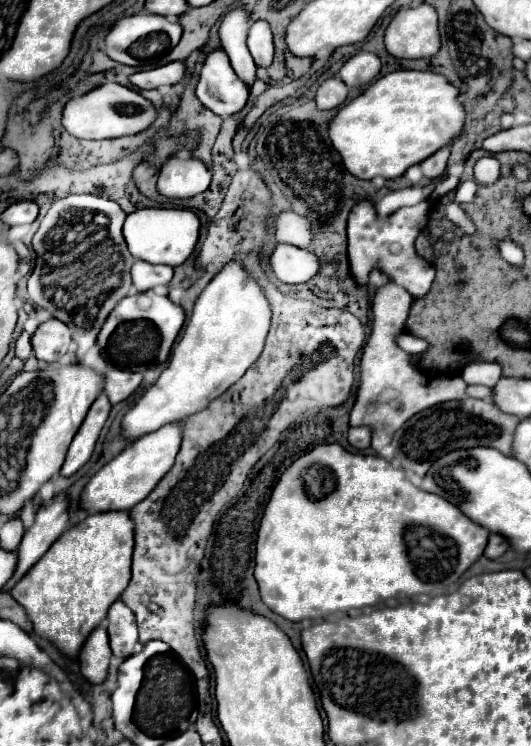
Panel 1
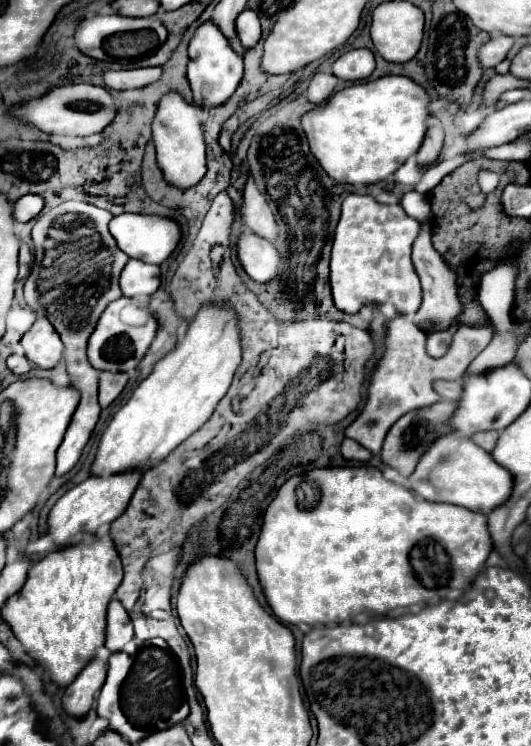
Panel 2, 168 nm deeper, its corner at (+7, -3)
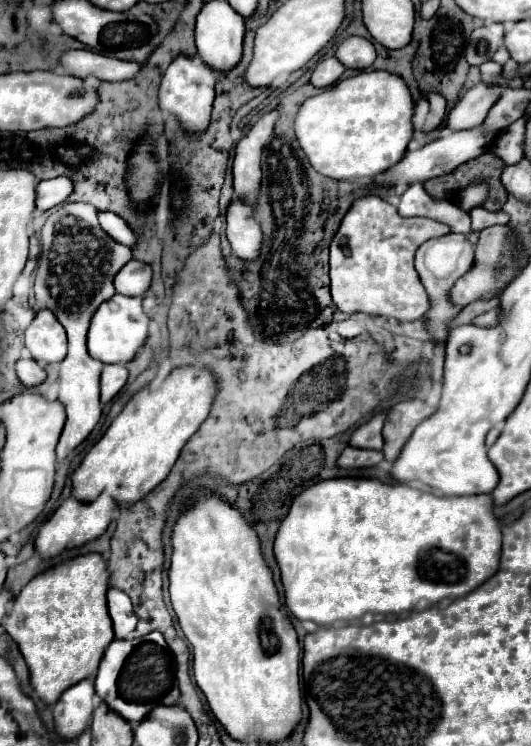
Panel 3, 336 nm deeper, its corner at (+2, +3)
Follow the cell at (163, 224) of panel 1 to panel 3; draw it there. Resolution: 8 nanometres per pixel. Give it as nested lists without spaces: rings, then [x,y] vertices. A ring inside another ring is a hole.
[[[98,211],[98,223],[102,225],[102,229],[106,229],[106,233],[122,243],[132,247],[136,243],[136,235],[130,231],[130,227],[126,225],[126,221],[122,217],[118,217],[116,213],[106,213],[106,211]]]

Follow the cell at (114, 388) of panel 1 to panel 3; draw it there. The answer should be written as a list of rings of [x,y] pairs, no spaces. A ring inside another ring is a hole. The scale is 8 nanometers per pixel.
[[[104,365],[102,377],[100,377],[100,389],[102,389],[102,403],[108,403],[126,383],[128,371],[122,365]]]

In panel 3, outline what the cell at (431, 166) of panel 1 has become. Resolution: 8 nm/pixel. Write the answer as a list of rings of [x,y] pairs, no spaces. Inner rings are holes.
[[[430,91],[428,101],[430,101],[430,111],[428,111],[426,123],[422,125],[424,133],[430,133],[430,131],[438,129],[442,125],[444,117],[446,117],[446,99],[438,91]]]

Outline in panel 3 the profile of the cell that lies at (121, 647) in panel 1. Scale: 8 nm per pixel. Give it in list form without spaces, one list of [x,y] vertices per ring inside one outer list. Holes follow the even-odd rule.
[[[110,587],[106,593],[106,601],[108,601],[108,615],[112,619],[114,635],[118,639],[126,639],[126,635],[132,633],[138,623],[138,617],[132,611],[130,597],[124,591]]]

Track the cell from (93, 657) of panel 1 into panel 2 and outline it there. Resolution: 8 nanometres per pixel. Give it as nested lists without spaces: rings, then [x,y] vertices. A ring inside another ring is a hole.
[[[95,655],[89,661],[89,665],[85,665],[83,671],[75,677],[75,681],[67,685],[63,695],[65,711],[75,717],[87,715],[87,711],[93,705],[95,693],[99,693],[99,689],[105,683],[105,675],[107,675],[107,663],[101,661],[99,655]]]

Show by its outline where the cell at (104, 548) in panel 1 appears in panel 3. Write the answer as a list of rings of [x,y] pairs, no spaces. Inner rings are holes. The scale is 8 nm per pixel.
[[[88,553],[74,557],[66,563],[60,563],[36,579],[32,579],[22,593],[14,599],[12,611],[4,621],[6,633],[14,637],[30,673],[30,687],[34,693],[46,703],[54,705],[62,691],[76,685],[78,681],[84,681],[92,675],[96,675],[96,669],[100,665],[100,659],[108,647],[108,643],[114,639],[112,633],[112,621],[108,617],[106,609],[106,591],[108,591],[108,567],[102,555]]]

